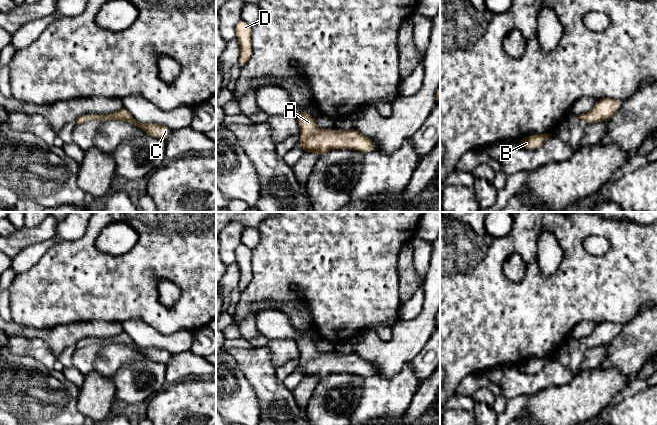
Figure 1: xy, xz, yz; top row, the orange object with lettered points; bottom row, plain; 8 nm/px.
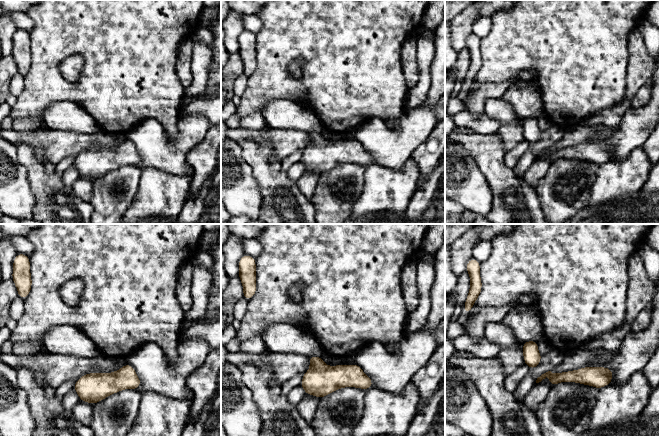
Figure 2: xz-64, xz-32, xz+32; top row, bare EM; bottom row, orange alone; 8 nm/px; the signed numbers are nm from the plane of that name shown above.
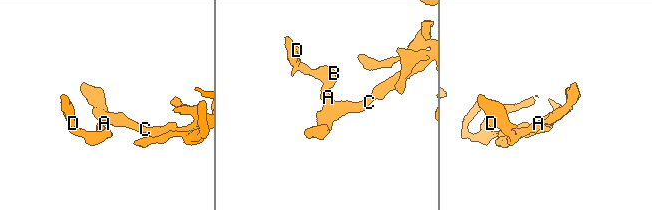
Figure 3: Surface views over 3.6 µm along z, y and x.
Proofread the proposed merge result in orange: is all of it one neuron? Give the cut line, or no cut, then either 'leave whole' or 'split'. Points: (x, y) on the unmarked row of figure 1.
cut none; leave whole

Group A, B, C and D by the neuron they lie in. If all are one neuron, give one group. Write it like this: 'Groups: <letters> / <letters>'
Groups: A B C D

